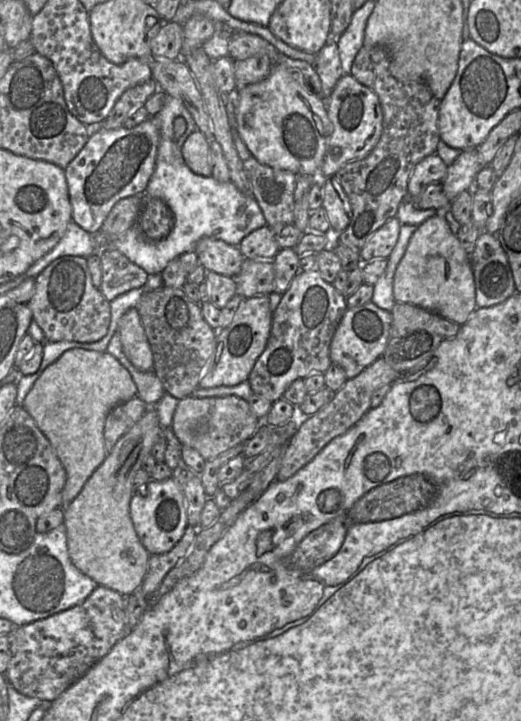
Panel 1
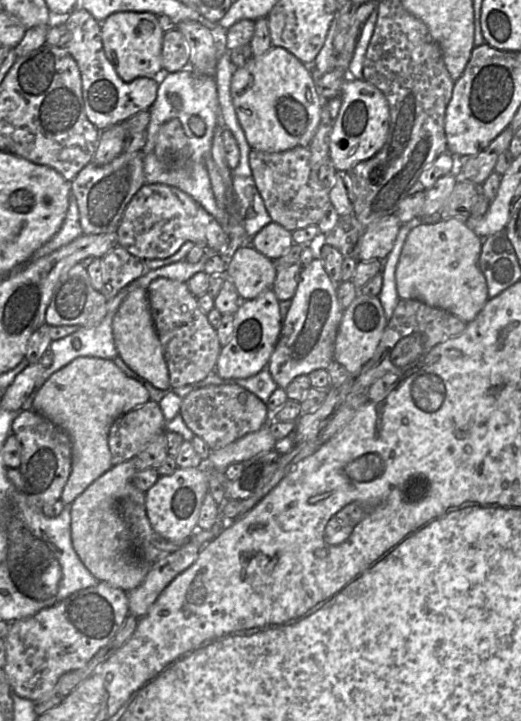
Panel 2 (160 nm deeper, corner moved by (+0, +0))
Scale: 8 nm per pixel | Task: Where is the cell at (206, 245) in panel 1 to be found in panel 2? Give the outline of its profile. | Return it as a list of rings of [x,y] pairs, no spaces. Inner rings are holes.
[[[145,183],[134,194],[124,210],[117,236],[118,245],[142,261],[168,258],[187,241],[205,245],[228,260],[232,250],[229,235],[212,215],[187,193],[160,183]]]

